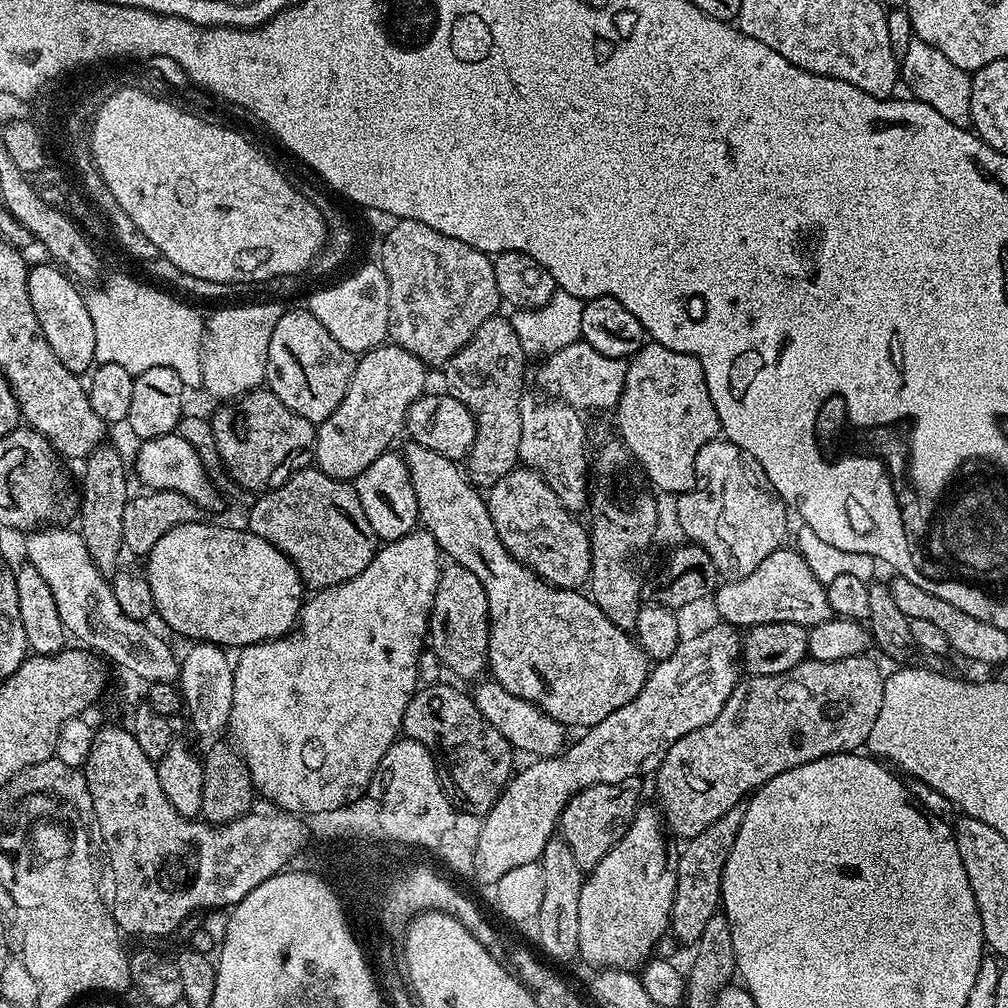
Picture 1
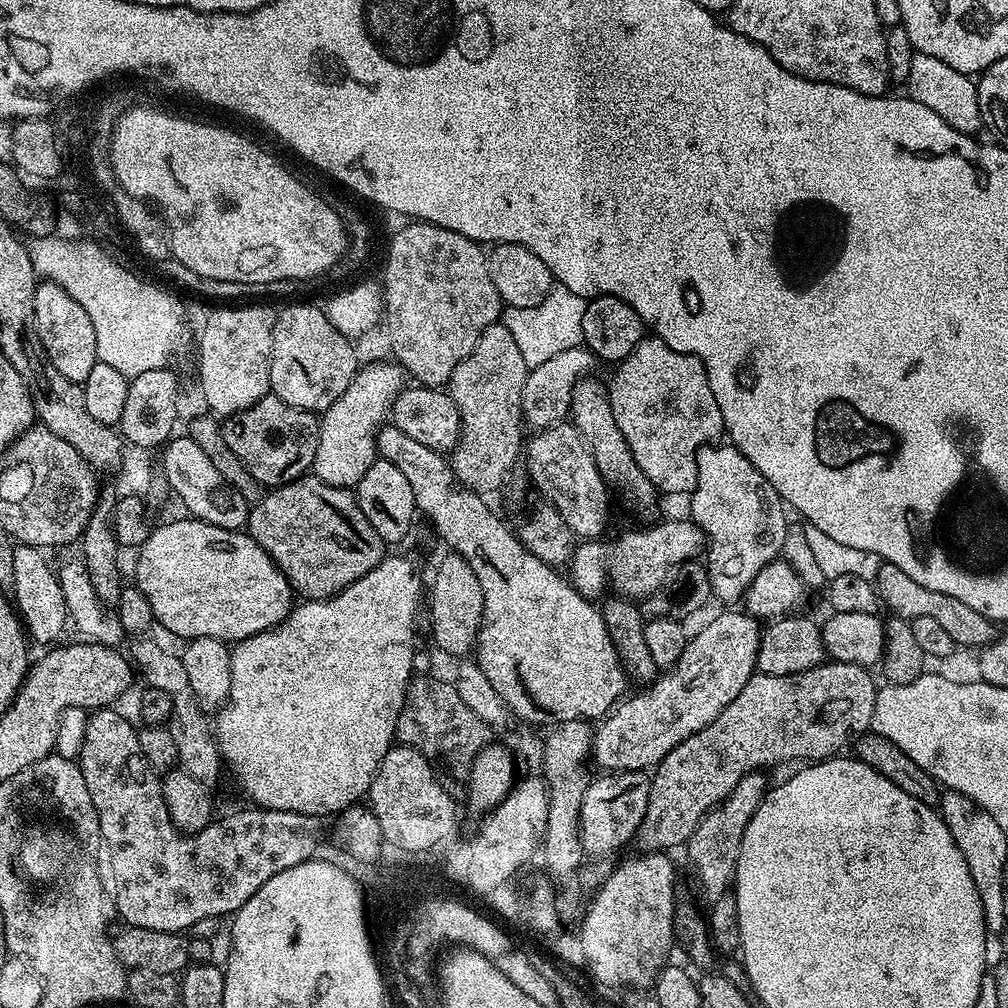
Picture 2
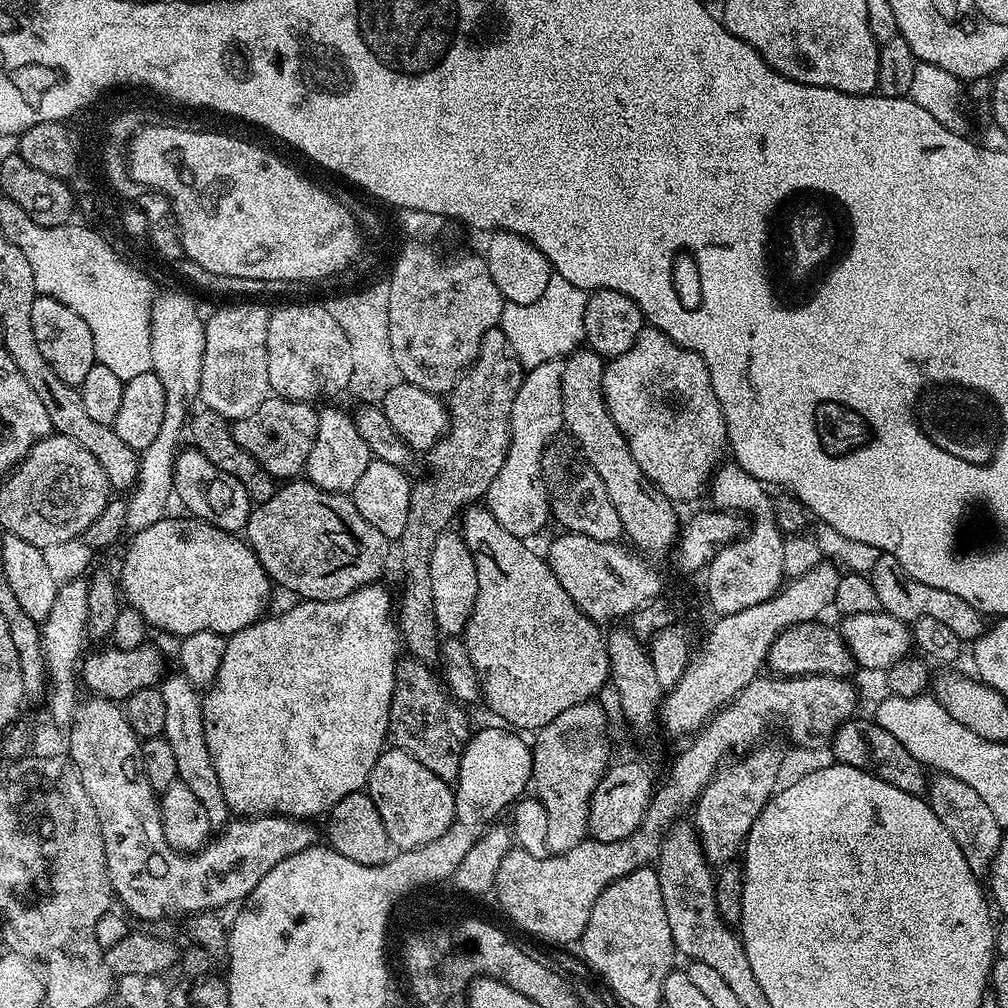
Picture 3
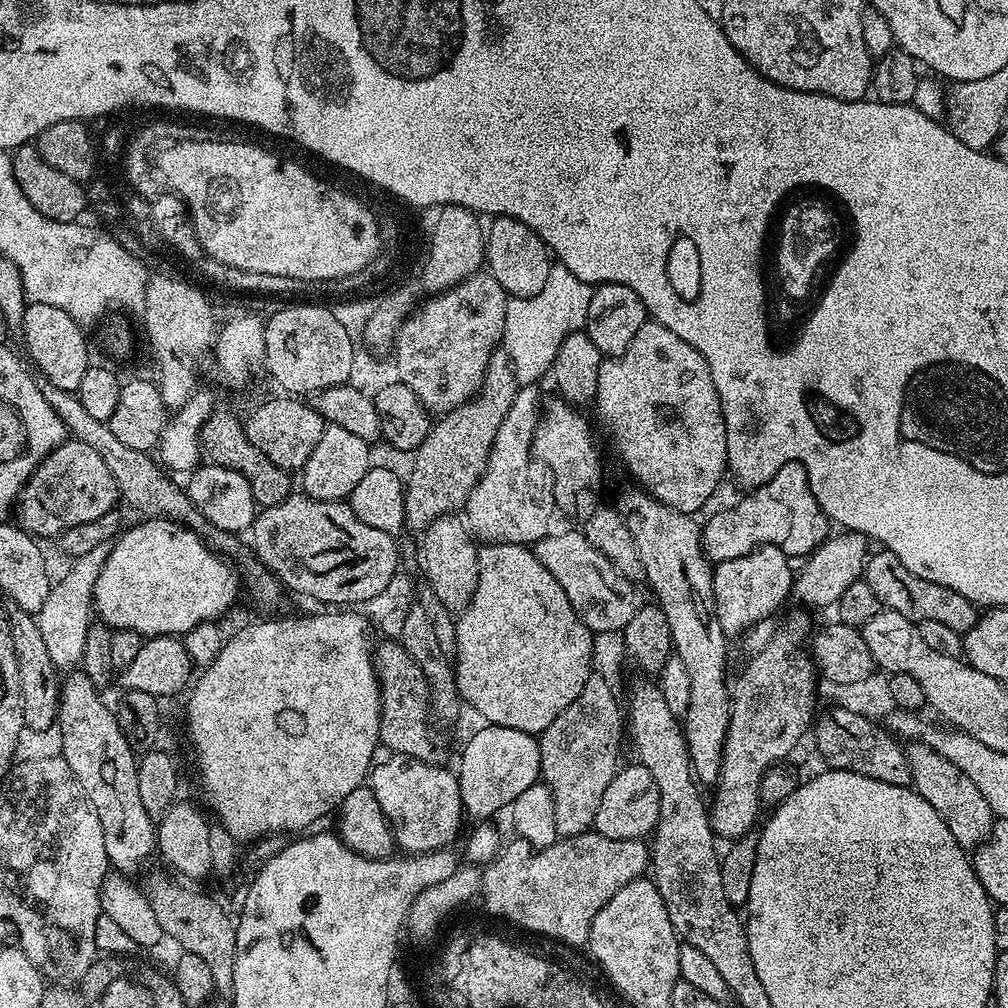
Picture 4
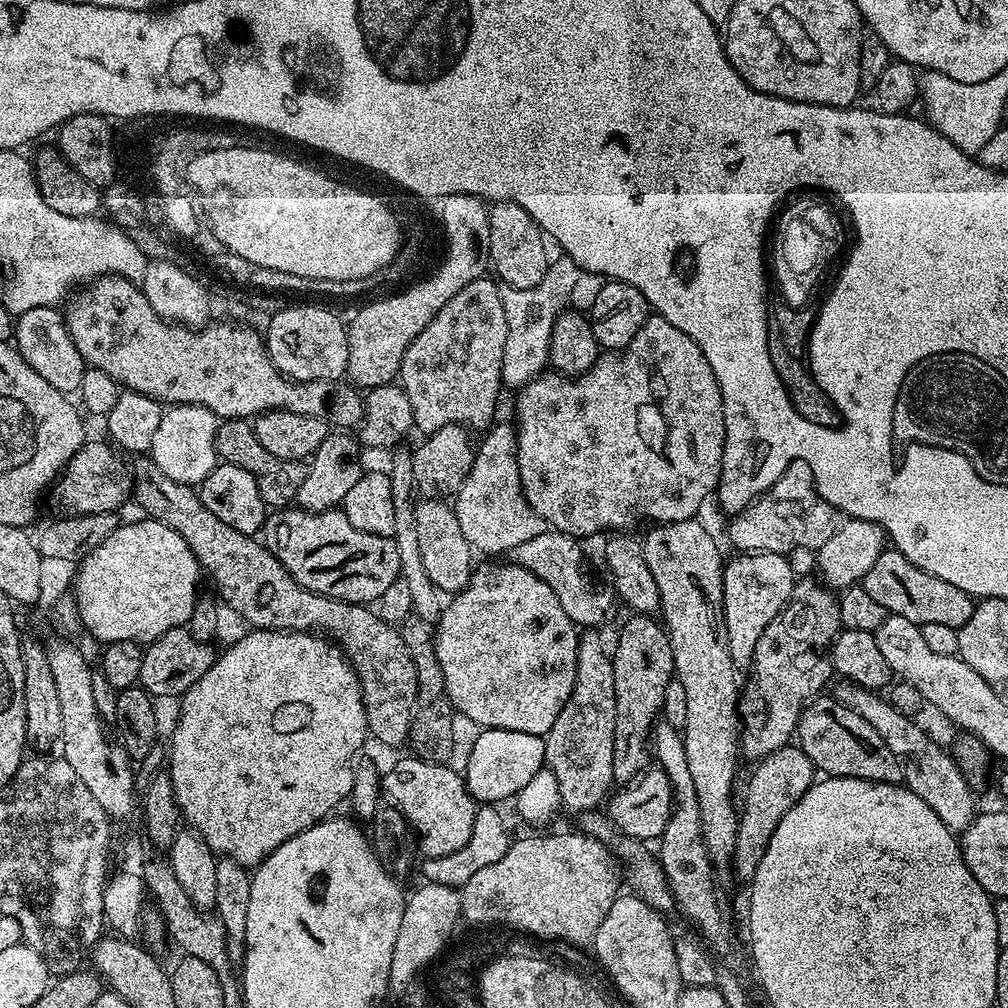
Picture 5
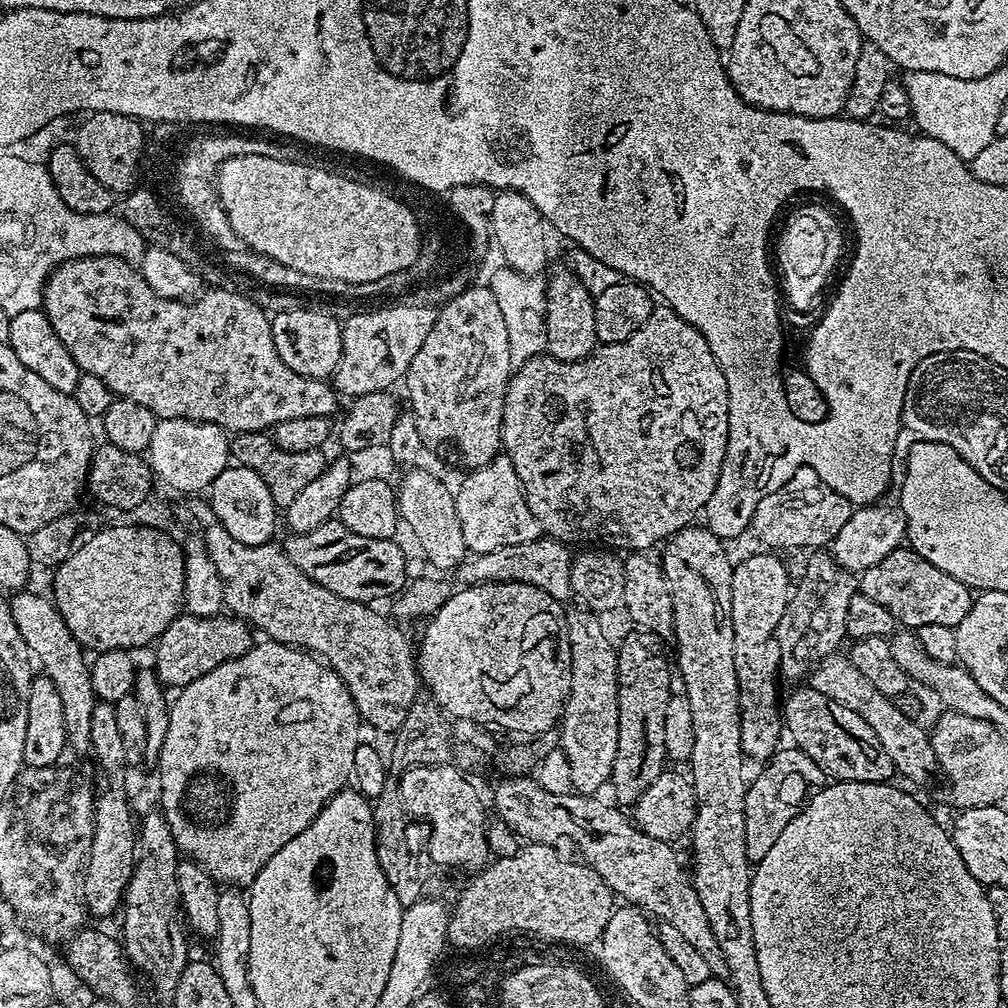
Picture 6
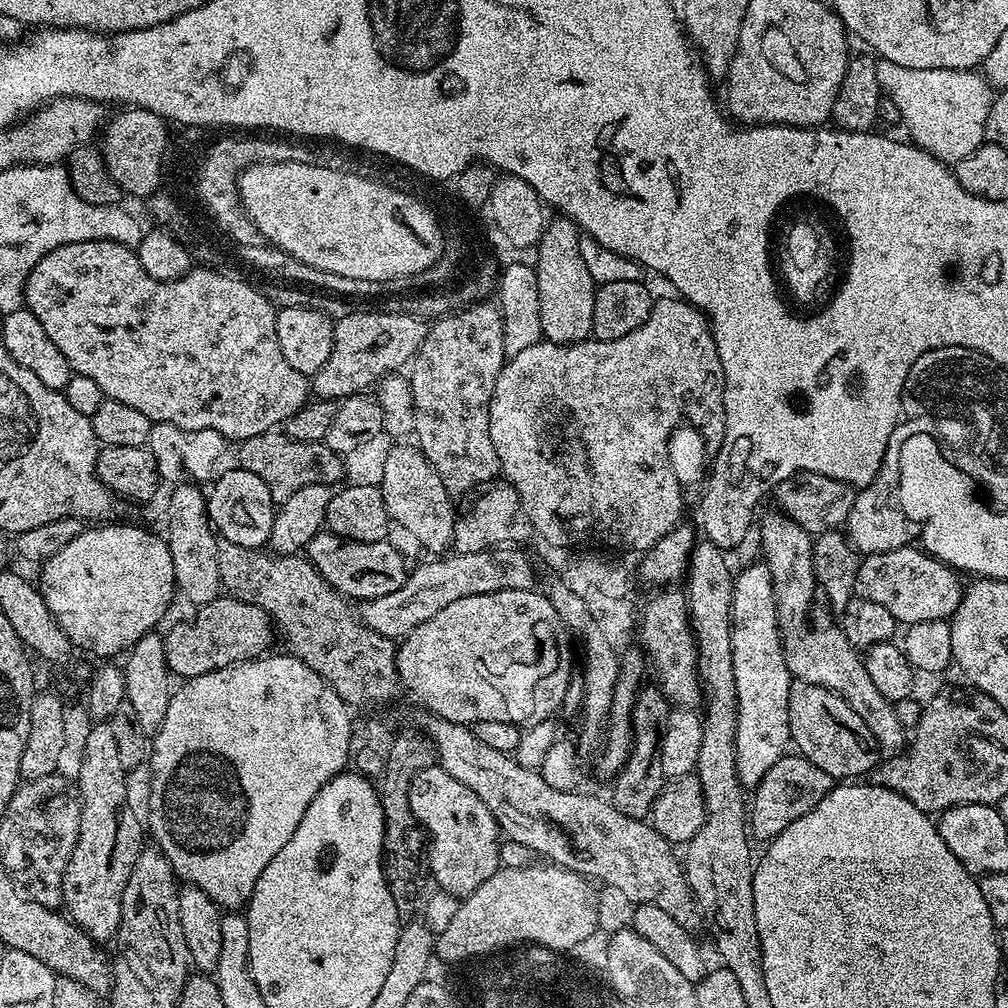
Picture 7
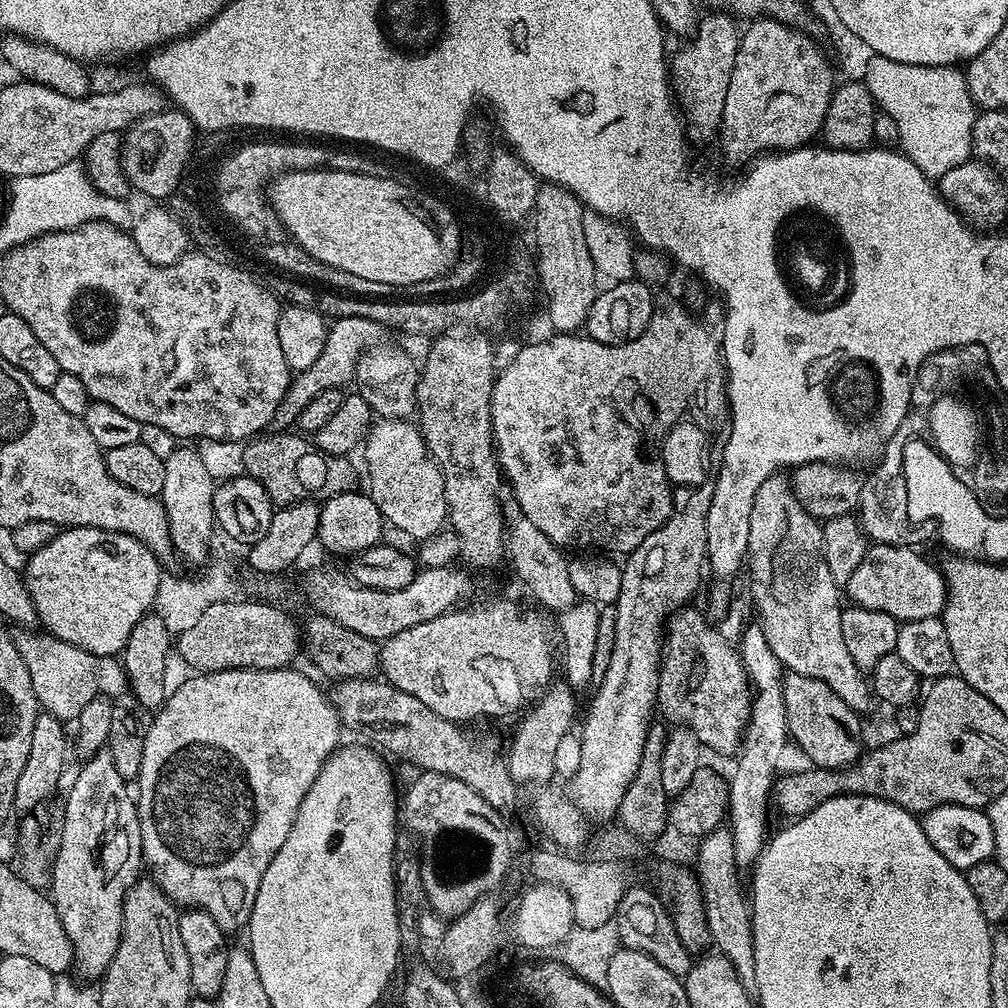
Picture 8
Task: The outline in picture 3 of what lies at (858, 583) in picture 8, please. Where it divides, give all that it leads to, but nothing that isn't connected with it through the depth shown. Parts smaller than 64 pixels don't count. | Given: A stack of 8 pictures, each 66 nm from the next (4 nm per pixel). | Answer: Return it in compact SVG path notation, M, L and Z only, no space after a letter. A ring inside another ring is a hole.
M881 554L872 568L870 579L878 594L881 609L894 618L905 622L918 618L934 618L944 623L948 629L954 630L961 642L974 641L984 633L985 617L981 616L978 610L974 610L974 606L970 606L966 598L958 598L958 594L950 594L950 590L938 590L938 586L926 586L926 582L918 582L918 578L906 574L898 558Z

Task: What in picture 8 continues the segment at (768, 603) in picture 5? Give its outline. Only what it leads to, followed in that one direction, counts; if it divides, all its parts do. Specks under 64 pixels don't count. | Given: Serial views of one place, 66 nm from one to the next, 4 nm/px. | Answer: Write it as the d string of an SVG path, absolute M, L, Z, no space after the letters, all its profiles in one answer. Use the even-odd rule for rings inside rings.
M755 627L746 629L744 637L738 640L738 651L753 692L752 709L739 743L738 755L734 760L736 769L732 772L732 781L727 781L726 784L728 793L726 824L732 833L734 858L740 866L755 865L760 851L764 849L766 837L769 835L768 808L770 810L772 788L778 777L776 759L783 754L784 747L790 744L786 707L783 701L786 669L780 663L778 654L770 650L770 642L766 640L763 627Z

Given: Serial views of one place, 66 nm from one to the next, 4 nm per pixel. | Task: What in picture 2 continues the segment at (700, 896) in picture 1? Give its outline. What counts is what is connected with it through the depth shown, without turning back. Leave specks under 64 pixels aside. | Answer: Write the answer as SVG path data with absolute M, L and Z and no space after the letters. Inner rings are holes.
M763 771L751 772L734 786L734 790L716 808L711 808L704 815L702 822L694 830L686 845L688 864L696 875L696 884L708 902L718 899L722 893L729 891L736 875L738 850L742 846L742 834L746 834L746 826L750 826L750 818L754 818L754 810L764 800L764 793L770 787Z

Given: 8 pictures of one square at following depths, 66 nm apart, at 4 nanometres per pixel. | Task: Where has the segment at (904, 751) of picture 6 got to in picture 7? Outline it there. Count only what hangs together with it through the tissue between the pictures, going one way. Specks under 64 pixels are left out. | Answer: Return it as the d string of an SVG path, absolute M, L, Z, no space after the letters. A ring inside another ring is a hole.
M779 510L763 516L758 520L760 548L764 551L762 560L772 574L780 638L784 642L784 655L788 657L788 668L793 677L808 683L816 680L815 686L829 688L841 696L854 713L861 716L862 722L885 753L899 753L906 744L906 729L902 722L898 722L895 703L882 698L878 686L874 686L873 679L867 673L861 653L853 648L839 623L833 617L831 620L824 616L822 609L816 608L818 585L812 561L813 533L807 532L801 524Z

